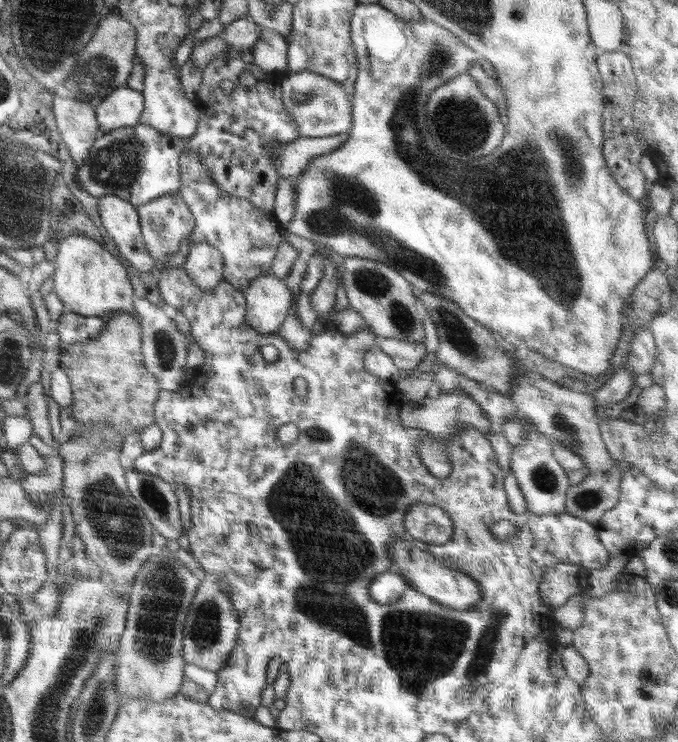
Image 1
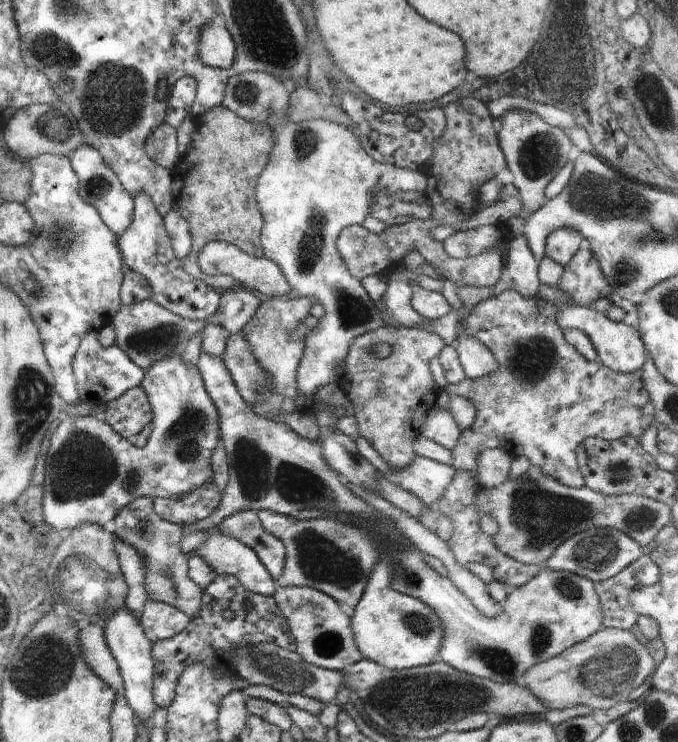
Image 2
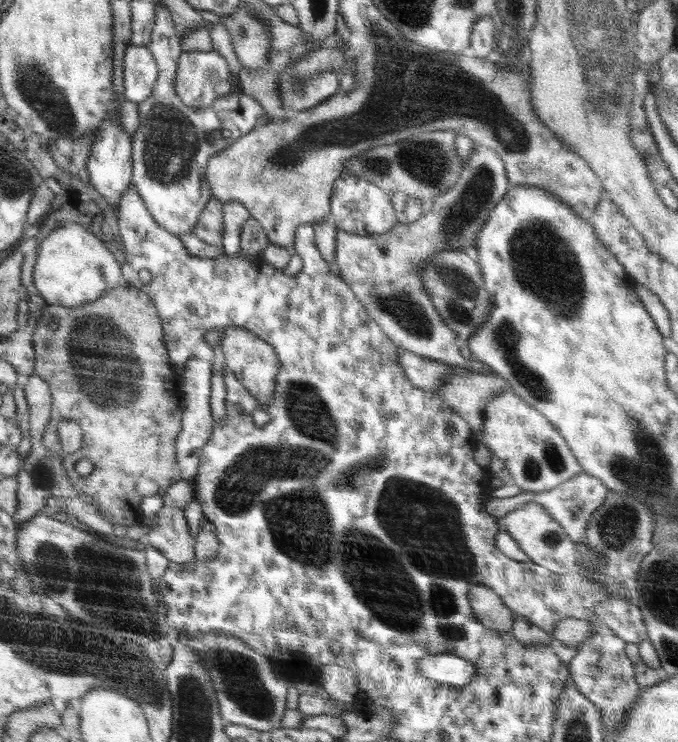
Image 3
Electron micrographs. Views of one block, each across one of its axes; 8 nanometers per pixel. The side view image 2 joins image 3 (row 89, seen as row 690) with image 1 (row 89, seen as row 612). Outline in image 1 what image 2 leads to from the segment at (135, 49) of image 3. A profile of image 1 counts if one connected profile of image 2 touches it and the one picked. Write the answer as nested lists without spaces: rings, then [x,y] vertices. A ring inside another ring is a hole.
[[[126,85],[115,88],[94,108],[100,134],[138,123],[143,106],[141,92]]]

